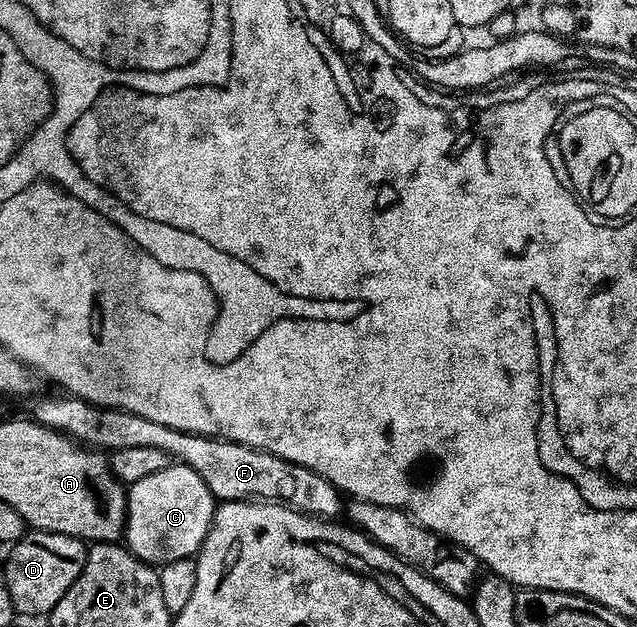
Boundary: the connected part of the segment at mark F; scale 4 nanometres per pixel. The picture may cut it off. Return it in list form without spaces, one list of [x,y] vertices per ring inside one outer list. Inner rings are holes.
[[[57,394],[46,396],[34,404],[32,419],[36,424],[60,432],[63,436],[77,440],[79,444],[95,450],[102,449],[113,454],[120,450],[132,450],[132,446],[152,446],[164,450],[164,454],[180,464],[187,464],[200,478],[215,498],[215,501],[261,500],[277,502],[294,508],[297,512],[307,512],[319,518],[334,518],[343,511],[344,500],[337,488],[320,474],[299,464],[288,462],[271,452],[253,448],[247,444],[237,444],[231,440],[220,440],[213,436],[197,436],[194,432],[181,432],[152,422],[152,418],[140,418],[140,414],[125,412],[119,408],[101,408],[77,396]]]

